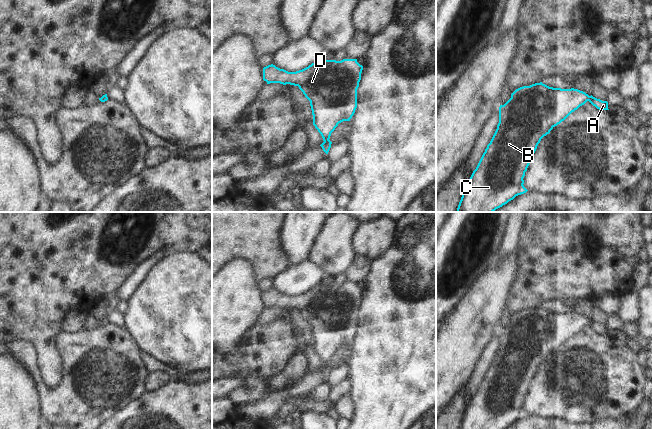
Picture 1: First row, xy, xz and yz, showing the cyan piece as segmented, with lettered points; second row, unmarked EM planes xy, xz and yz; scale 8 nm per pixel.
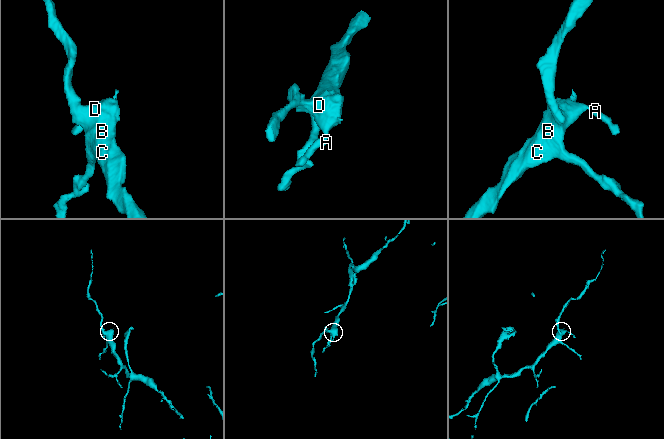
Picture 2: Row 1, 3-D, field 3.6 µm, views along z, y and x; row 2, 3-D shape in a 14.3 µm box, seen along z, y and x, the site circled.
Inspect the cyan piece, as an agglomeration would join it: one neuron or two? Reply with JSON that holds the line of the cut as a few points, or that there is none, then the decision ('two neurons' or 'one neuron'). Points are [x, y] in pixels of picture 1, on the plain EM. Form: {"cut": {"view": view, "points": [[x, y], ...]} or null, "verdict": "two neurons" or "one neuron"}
{"cut": null, "verdict": "one neuron"}

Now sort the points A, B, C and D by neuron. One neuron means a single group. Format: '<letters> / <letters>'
A B C D

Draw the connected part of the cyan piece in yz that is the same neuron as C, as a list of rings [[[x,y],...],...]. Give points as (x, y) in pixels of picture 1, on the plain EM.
[[[542,306],[516,313],[511,322],[499,331],[497,353],[485,373],[476,393],[467,405],[459,429],[505,429],[516,420],[526,417],[524,400],[541,363],[564,345],[572,336],[589,325],[599,334],[609,334],[608,326],[589,320],[578,313],[561,313],[549,311]]]

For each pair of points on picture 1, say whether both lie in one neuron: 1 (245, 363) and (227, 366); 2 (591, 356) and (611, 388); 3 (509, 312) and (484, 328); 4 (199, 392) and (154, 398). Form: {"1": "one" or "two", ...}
{"1": "one", "2": "one", "3": "two", "4": "one"}

